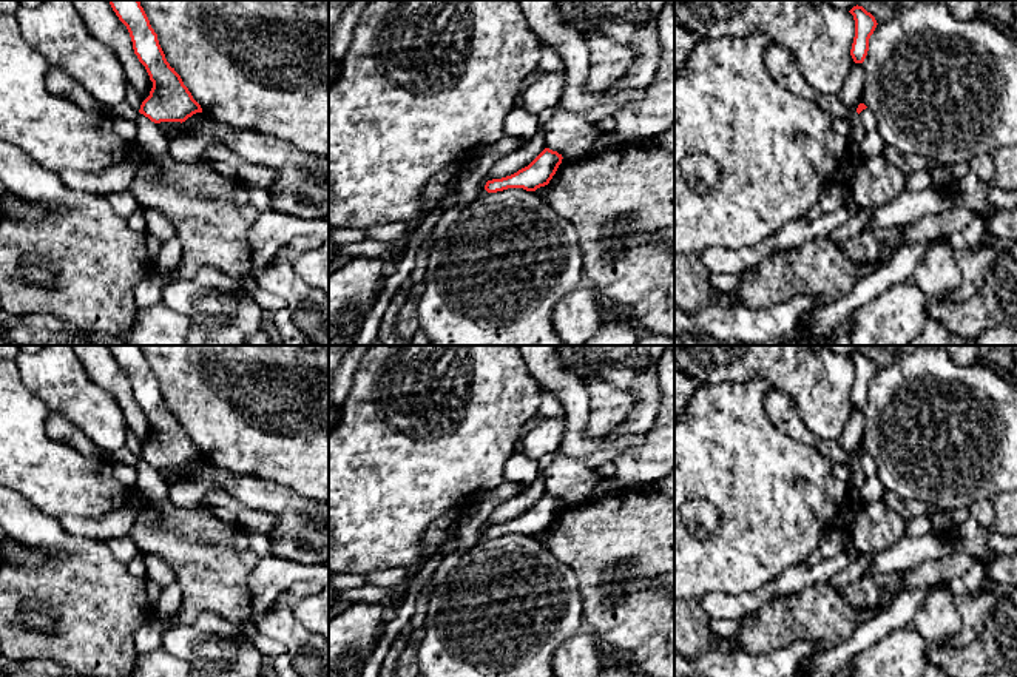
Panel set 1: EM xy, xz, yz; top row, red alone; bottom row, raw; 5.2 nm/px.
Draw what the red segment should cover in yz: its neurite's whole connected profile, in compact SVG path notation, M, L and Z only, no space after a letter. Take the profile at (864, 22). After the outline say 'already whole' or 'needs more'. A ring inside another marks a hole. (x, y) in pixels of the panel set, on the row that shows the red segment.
M853 6L849 11L855 20L855 37L850 49L850 56L855 63L863 63L869 51L869 39L877 28L875 17L863 6Z; already whole

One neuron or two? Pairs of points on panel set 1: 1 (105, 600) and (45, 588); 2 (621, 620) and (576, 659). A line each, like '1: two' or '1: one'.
1: one
2: two

